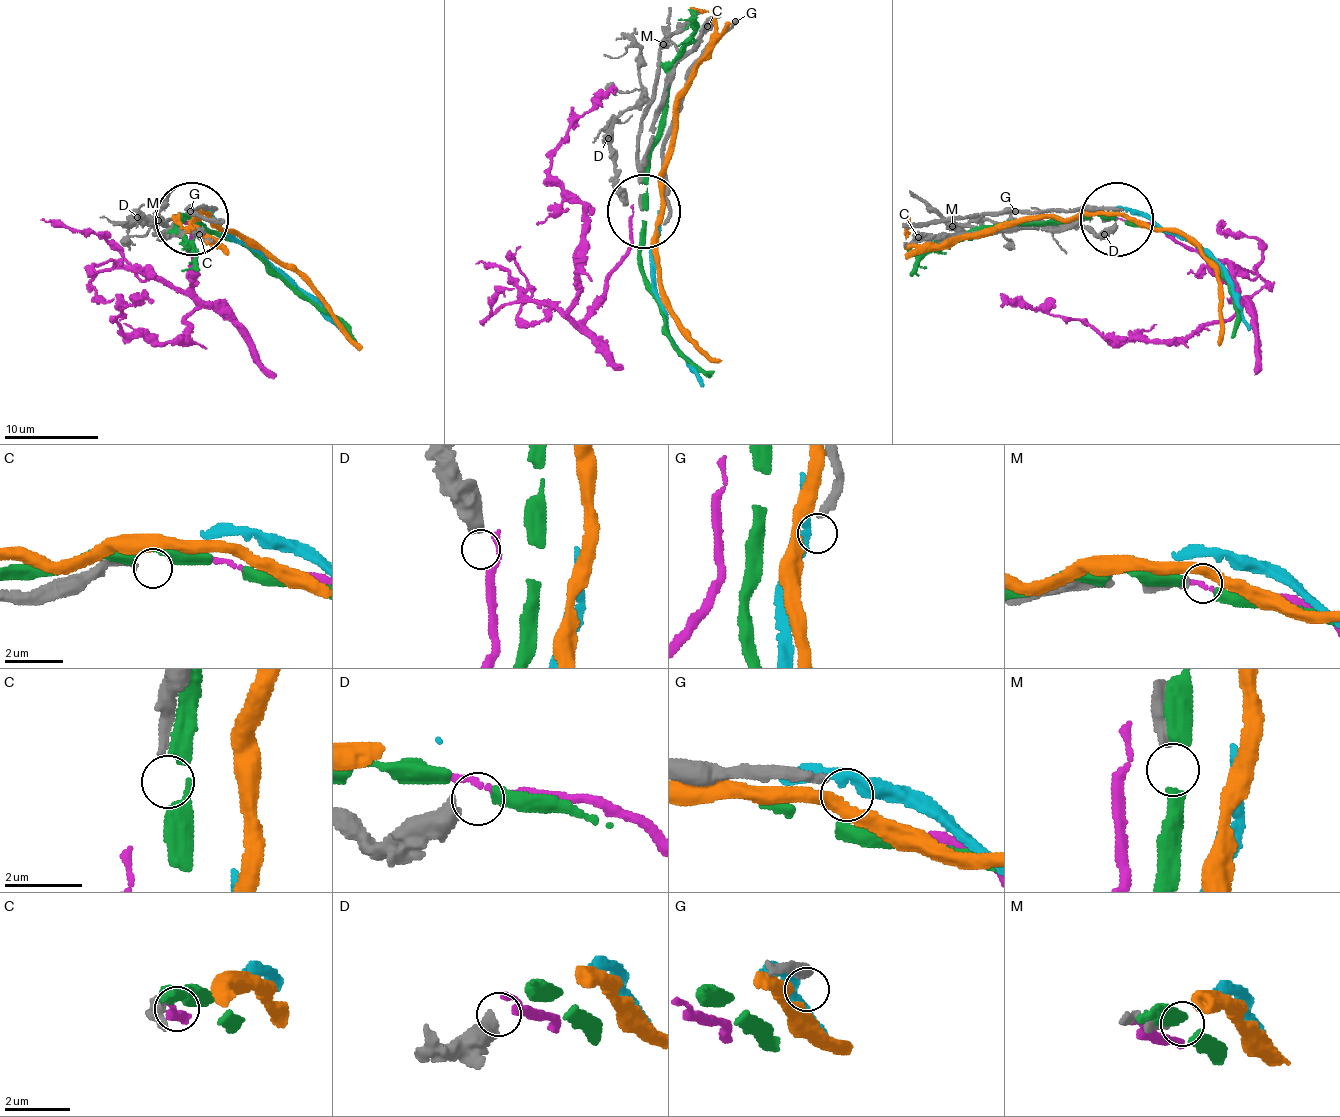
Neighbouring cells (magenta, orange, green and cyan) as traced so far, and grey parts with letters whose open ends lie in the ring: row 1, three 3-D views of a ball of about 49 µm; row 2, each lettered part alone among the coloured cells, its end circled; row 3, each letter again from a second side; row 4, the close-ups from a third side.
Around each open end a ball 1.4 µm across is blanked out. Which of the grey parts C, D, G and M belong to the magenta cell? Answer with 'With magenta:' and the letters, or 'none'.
With magenta: none

